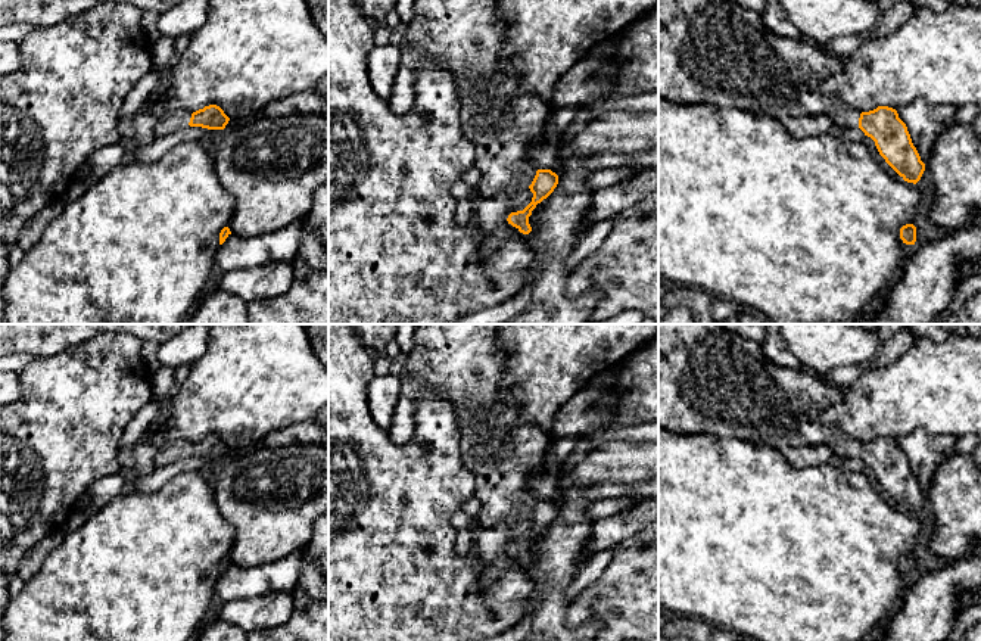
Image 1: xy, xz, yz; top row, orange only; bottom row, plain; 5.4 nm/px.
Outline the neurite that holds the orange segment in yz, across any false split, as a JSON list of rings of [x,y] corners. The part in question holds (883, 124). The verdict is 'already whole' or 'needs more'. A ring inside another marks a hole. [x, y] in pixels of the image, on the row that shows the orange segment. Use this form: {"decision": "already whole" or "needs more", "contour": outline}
{"decision": "needs more", "contour": [[[658,0],[658,97],[675,103],[711,103],[736,108],[785,122],[791,116],[828,115],[841,128],[859,127],[875,141],[879,155],[907,183],[916,184],[925,164],[912,143],[906,124],[896,109],[878,106],[857,112],[834,94],[823,93],[823,83],[840,72],[840,59],[809,40],[776,35],[763,24],[762,15],[726,0]]]}

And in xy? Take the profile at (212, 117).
{"decision": "needs more", "contour": [[[155,94],[146,108],[155,118],[153,133],[156,136],[169,136],[178,128],[202,127],[208,130],[224,130],[230,118],[217,105],[205,106],[193,113],[186,111],[169,111],[165,103],[165,94]]]}

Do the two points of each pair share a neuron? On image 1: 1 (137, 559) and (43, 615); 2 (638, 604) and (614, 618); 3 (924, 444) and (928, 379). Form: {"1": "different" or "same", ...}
{"1": "same", "2": "same", "3": "different"}

